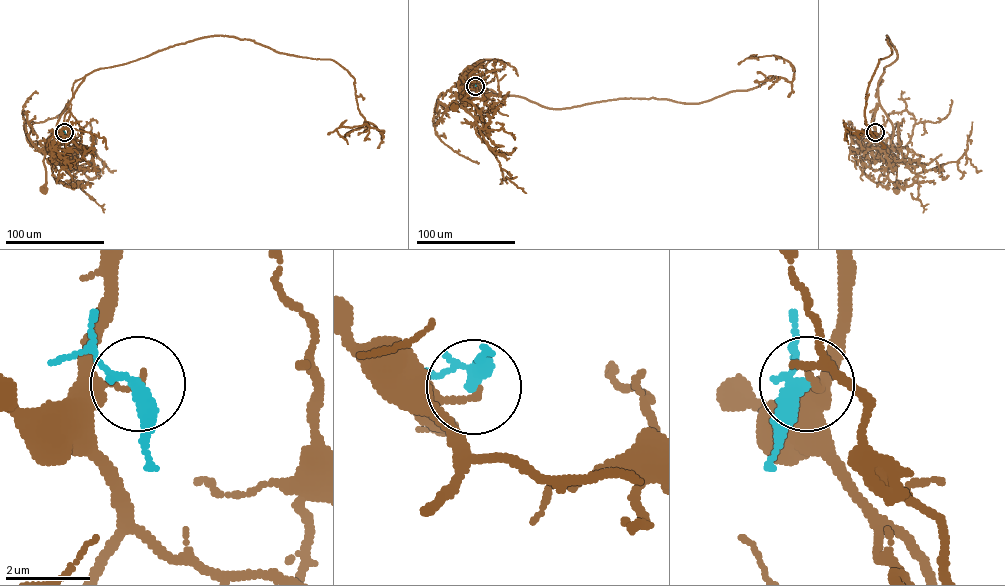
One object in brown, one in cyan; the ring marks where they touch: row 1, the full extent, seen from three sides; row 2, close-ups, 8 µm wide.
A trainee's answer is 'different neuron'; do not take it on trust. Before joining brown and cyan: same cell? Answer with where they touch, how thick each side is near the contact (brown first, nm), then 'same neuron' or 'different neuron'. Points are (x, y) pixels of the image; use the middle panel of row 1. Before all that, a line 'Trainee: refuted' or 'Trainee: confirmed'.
Trainee: confirmed
at (475, 86); 160 nm thick on the brown side, 320 nm on the other; different neuron

